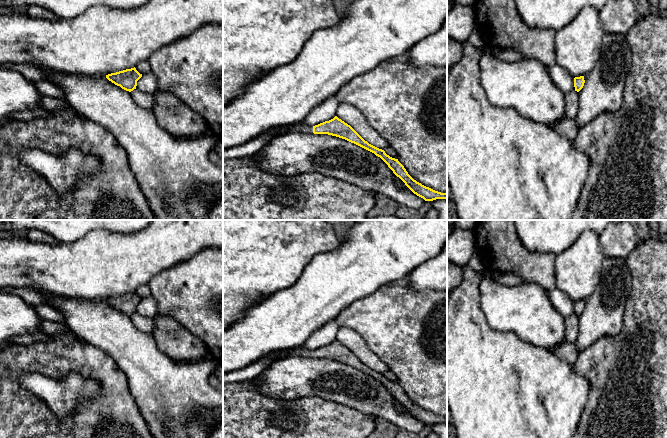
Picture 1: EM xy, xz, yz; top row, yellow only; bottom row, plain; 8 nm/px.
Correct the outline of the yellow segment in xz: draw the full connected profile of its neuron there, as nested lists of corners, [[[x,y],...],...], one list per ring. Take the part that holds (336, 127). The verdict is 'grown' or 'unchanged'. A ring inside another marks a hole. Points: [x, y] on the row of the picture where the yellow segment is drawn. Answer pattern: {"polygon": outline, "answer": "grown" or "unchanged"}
{"polygon": [[[337,116],[329,121],[325,121],[313,127],[303,123],[296,123],[292,125],[283,125],[280,127],[271,128],[262,134],[281,135],[290,132],[328,134],[345,139],[380,157],[393,171],[393,173],[399,177],[414,194],[423,198],[425,201],[447,199],[447,193],[435,191],[414,180],[408,174],[404,166],[398,161],[398,159],[390,157],[385,153],[384,150],[369,144],[350,125],[339,119]]], "answer": "grown"}

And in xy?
{"polygon": [[[135,67],[106,75],[109,81],[129,92],[136,89],[137,81],[141,77],[142,74]]], "answer": "unchanged"}

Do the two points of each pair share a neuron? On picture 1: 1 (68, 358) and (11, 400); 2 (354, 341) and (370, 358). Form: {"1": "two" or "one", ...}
{"1": "one", "2": "one"}

